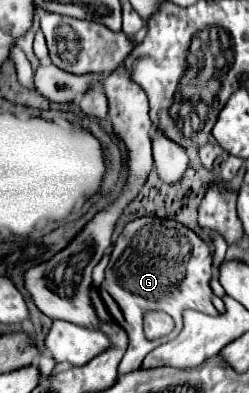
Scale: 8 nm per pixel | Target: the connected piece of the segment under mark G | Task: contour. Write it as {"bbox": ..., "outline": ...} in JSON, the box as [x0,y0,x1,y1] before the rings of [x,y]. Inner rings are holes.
{"bbox":[99,216,219,374],"outline":[[[143,216],[131,220],[115,242],[109,266],[105,270],[105,284],[99,288],[99,296],[107,306],[113,320],[127,332],[129,346],[119,364],[119,374],[133,372],[141,366],[143,358],[163,342],[173,340],[183,328],[183,310],[199,310],[203,314],[219,314],[211,304],[213,292],[209,288],[211,280],[211,248],[187,226],[169,220]],[[209,268],[209,276],[207,276]],[[107,288],[107,292],[105,292]],[[147,312],[165,312],[173,318],[175,328],[171,334],[159,340],[147,340],[143,336],[141,320]]]}

